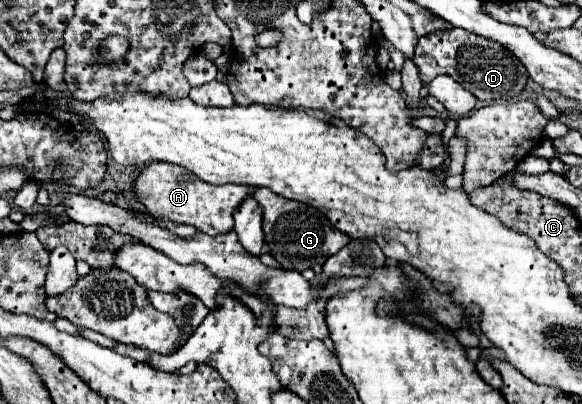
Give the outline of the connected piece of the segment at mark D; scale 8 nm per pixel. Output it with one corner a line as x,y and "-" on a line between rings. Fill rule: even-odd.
461,28
431,32
429,36
421,37
415,48
413,62
419,68
423,84
431,82
439,74
449,74
459,84
465,84
465,88
479,100
511,100
525,88
527,82
525,66
513,54
505,52
501,44
483,40
481,36

